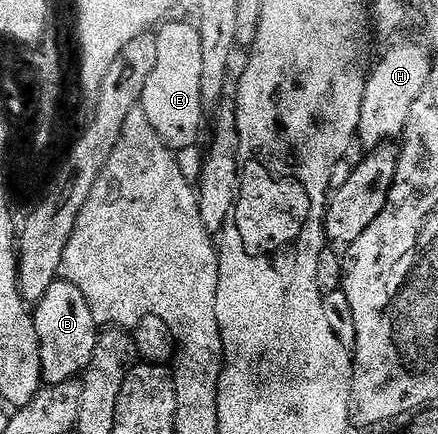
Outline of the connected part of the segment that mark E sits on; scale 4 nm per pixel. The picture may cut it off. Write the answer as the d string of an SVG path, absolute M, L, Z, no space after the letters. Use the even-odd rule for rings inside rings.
M171 21L165 22L155 32L155 36L158 41L157 64L154 65L154 73L150 73L149 79L146 80L146 89L140 98L139 110L143 111L146 121L154 125L154 133L158 133L160 140L177 153L201 142L200 126L203 125L206 114L202 101L202 37L200 28L195 22L171 23Z

